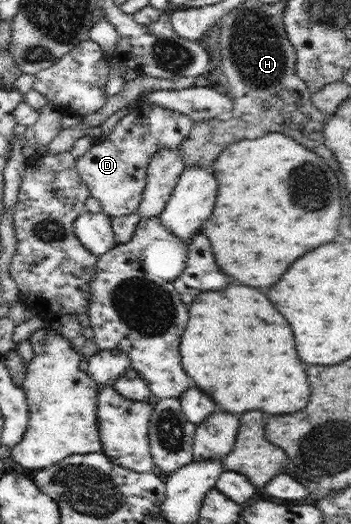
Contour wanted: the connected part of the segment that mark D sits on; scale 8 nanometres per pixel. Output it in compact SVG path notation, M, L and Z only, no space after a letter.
M157 104L139 105L121 118L107 139L93 138L93 145L76 158L76 168L89 187L90 195L99 200L103 213L111 217L138 211L147 183L147 164L159 148L177 148L191 131L194 121L183 113Z

